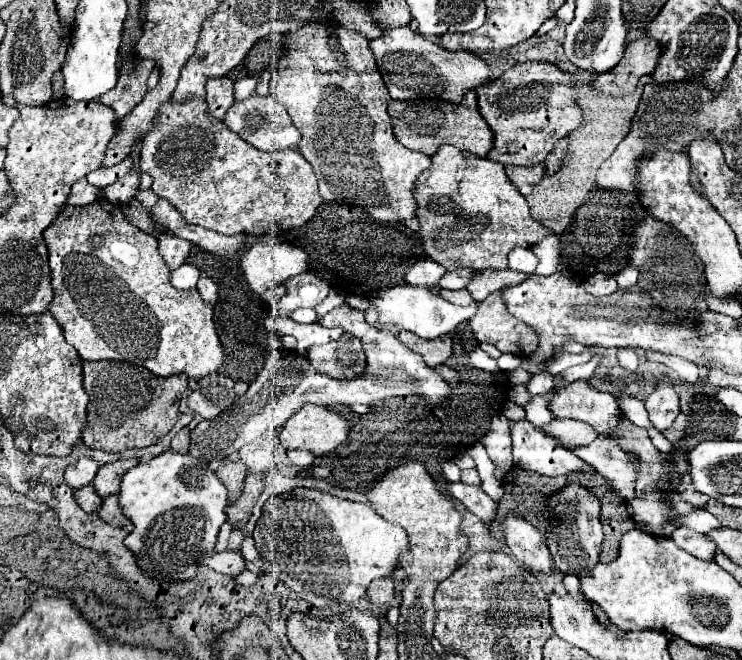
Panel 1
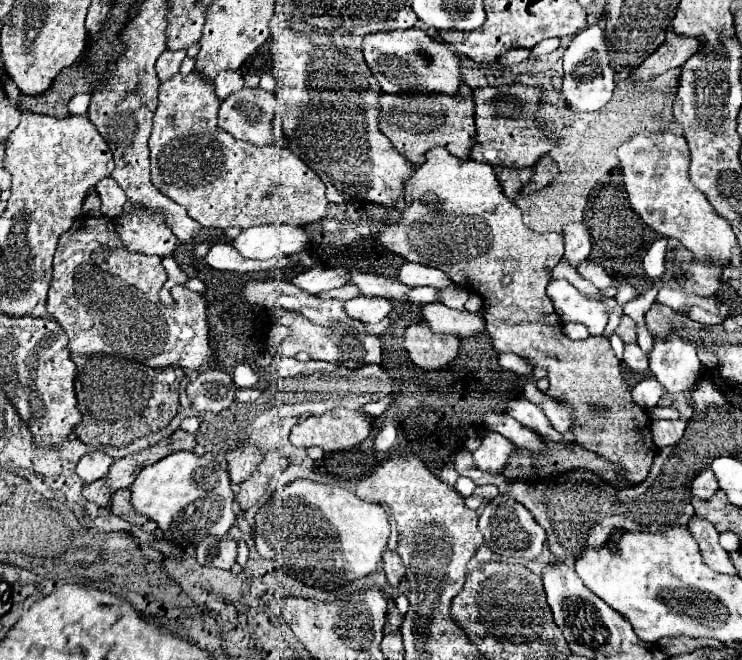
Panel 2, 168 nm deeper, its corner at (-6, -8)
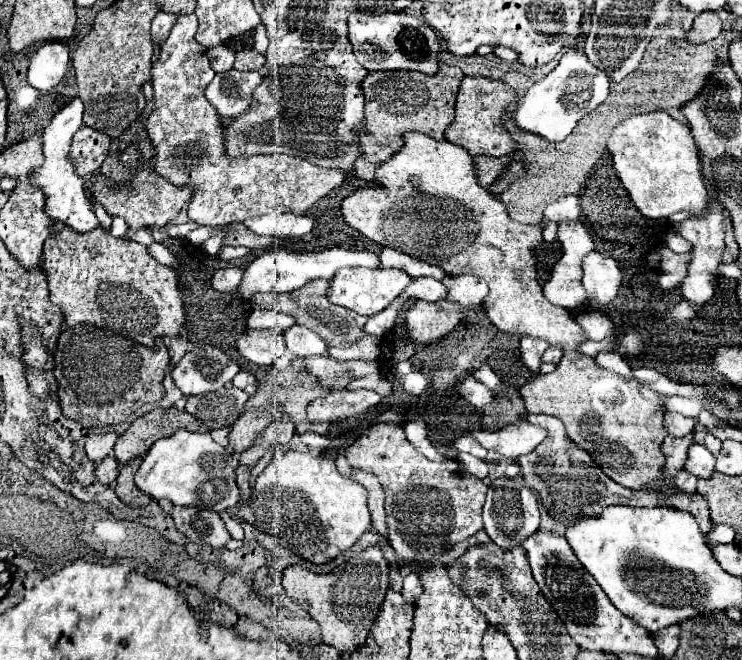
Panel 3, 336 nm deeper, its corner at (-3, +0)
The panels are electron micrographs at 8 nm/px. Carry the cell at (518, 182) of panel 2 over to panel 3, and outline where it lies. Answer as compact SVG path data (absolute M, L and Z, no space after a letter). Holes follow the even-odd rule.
M475 156L475 164L477 164L477 170L479 170L479 184L483 188L489 188L509 168L509 162L511 162L509 156L503 156L503 158Z

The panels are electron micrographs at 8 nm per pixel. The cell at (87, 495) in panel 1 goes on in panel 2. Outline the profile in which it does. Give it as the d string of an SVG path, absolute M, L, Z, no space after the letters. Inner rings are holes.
M106 478L102 480L96 480L92 484L86 484L82 494L90 500L90 502L96 502L98 506L108 506L110 504L110 498L112 498L112 490L106 482Z

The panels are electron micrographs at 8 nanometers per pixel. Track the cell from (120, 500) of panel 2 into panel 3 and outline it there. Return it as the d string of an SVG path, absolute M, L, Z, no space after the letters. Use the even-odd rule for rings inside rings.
M141 458L137 460L131 460L129 464L121 466L121 472L115 480L115 494L121 502L129 502L129 504L141 504L141 506L147 506L151 502L149 496L145 496L133 482L135 478L135 472L139 470L139 464L141 464Z

